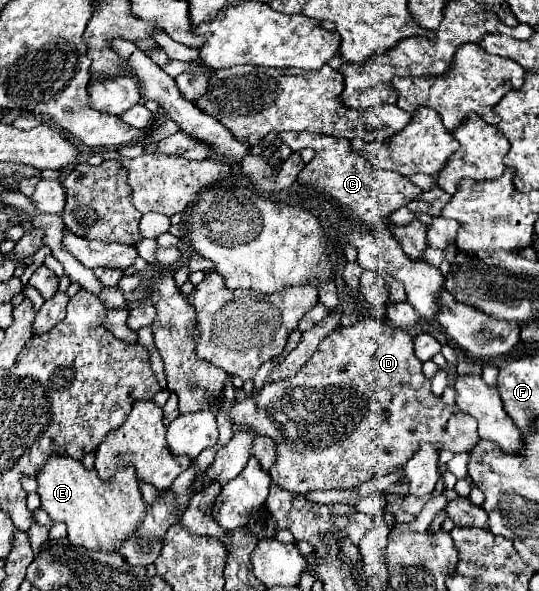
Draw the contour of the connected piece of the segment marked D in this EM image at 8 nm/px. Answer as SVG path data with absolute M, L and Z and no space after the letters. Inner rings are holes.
M366 318L366 320L360 320L356 322L354 326L350 328L340 328L338 332L332 332L328 334L318 350L310 356L310 360L302 366L302 370L292 376L290 380L284 380L284 382L274 382L274 384L266 384L260 394L256 394L256 398L244 398L240 402L232 402L230 404L230 410L228 410L228 420L238 428L238 430L252 430L256 432L258 436L266 436L266 438L272 438L274 444L276 444L276 462L274 466L268 470L270 478L272 478L272 484L288 490L288 492L296 492L300 496L304 496L306 492L312 492L312 490L340 490L340 488L352 488L352 486L358 486L370 478L378 478L378 476L384 476L392 470L396 470L396 466L404 466L406 460L410 460L410 456L414 456L414 452L418 450L418 444L422 442L436 442L436 444L442 444L442 450L450 450L450 452L468 452L470 448L474 448L474 444L480 440L478 432L476 432L476 420L468 414L464 414L458 406L446 406L442 402L442 398L434 396L430 392L430 380L422 374L422 362L414 356L414 344L412 344L412 336L408 336L408 332L400 330L400 328L394 328L382 320L374 320L374 318Z

